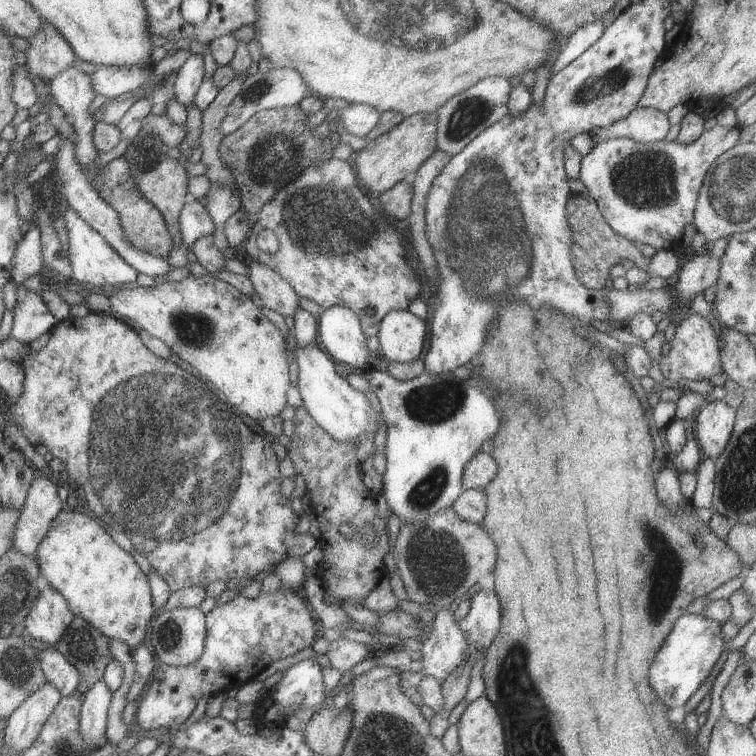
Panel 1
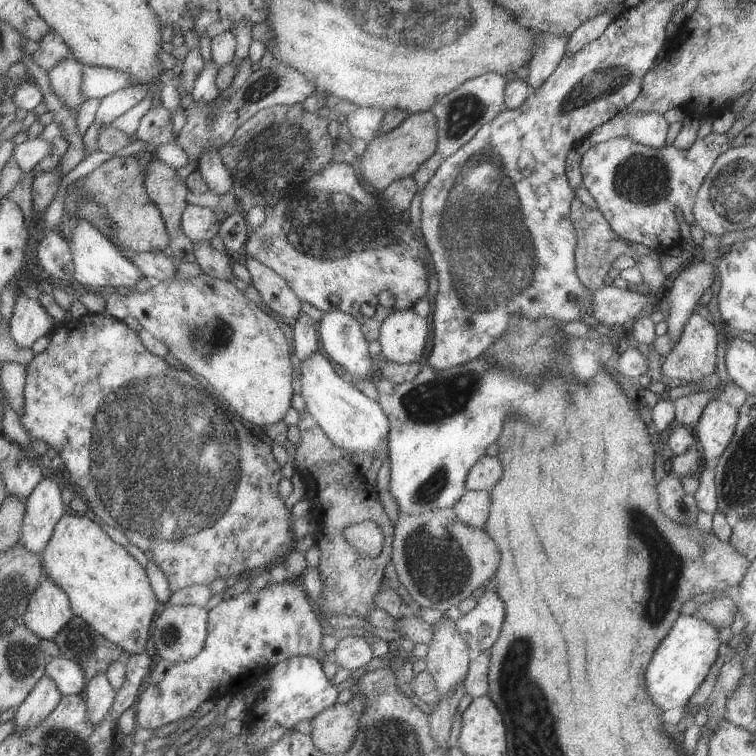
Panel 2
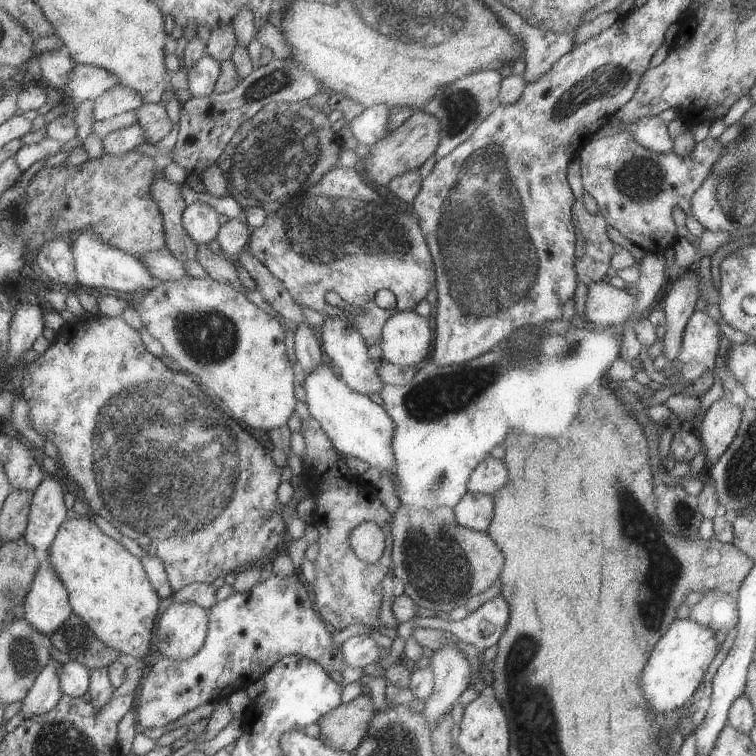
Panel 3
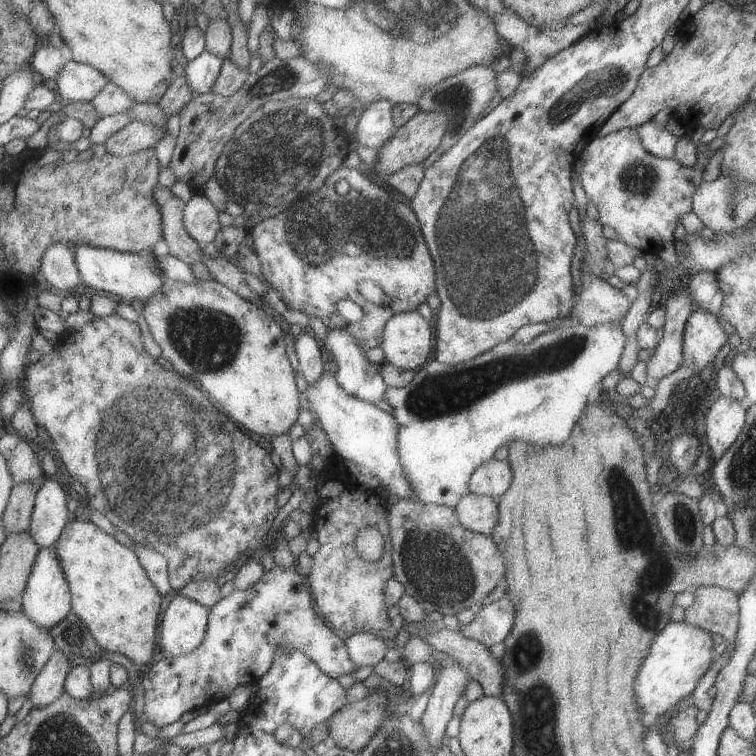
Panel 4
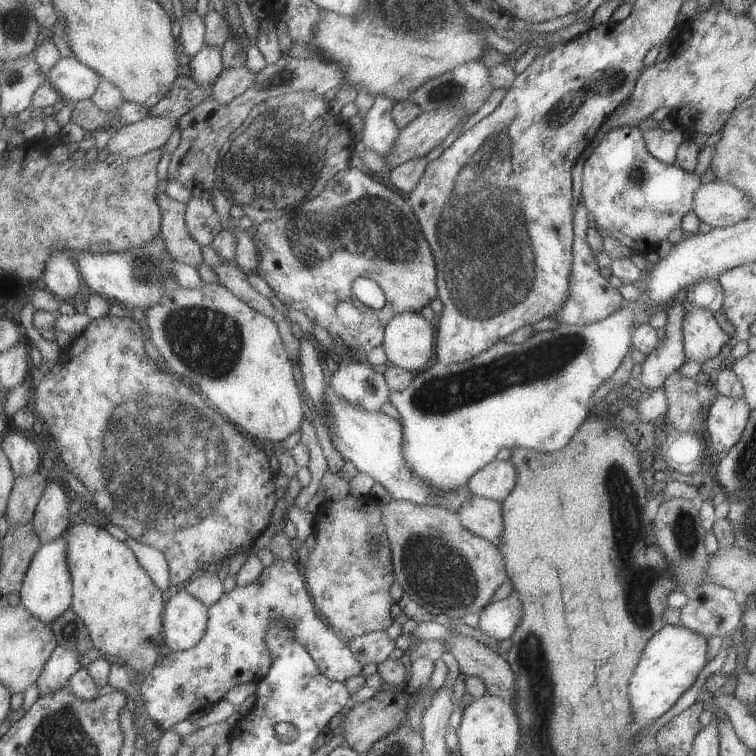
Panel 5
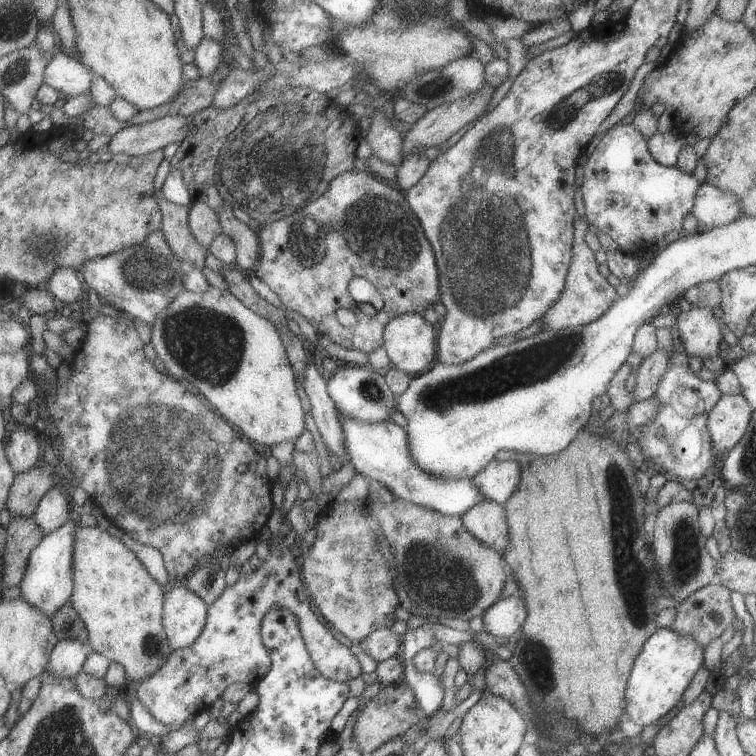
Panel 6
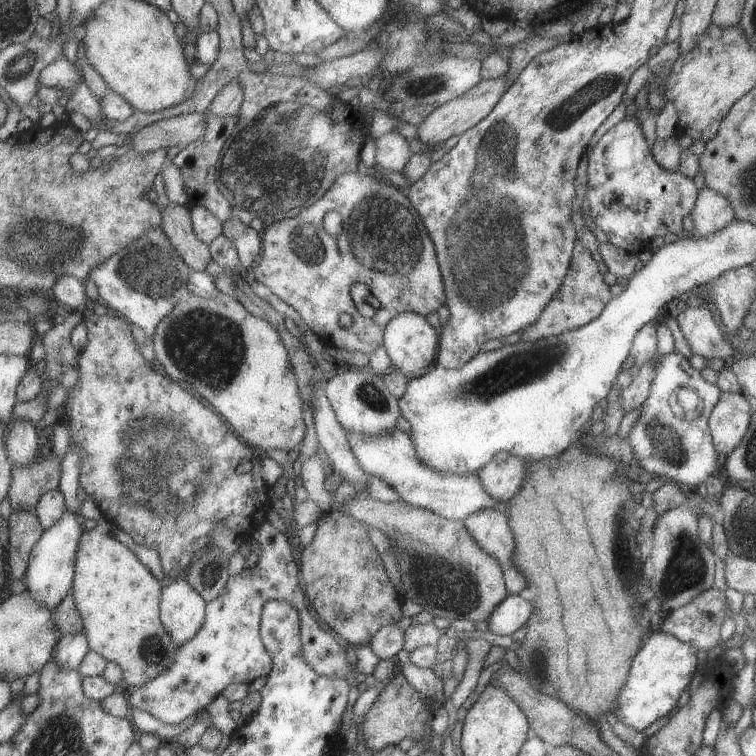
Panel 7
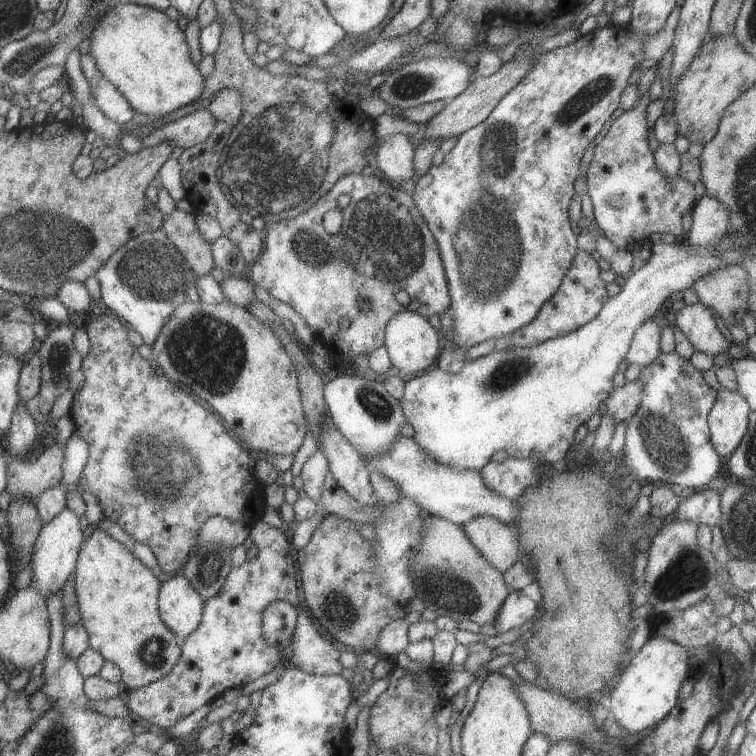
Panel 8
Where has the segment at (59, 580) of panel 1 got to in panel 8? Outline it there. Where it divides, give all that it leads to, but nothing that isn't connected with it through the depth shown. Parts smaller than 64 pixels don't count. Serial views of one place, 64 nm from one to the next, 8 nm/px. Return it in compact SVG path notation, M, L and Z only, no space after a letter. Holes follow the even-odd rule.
M96 528L91 536L82 540L74 576L81 621L88 631L89 646L106 661L120 667L125 691L136 690L166 676L180 660L183 640L162 622L158 604L161 582L154 576L154 572L140 562L122 542Z

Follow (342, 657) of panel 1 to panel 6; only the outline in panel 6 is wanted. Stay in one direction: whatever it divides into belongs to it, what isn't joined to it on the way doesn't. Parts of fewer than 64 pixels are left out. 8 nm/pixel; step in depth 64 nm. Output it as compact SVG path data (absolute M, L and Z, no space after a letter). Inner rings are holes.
M390 628L378 629L370 636L362 638L360 642L353 642L350 650L352 654L366 652L376 662L388 660L400 650L400 635L394 634Z

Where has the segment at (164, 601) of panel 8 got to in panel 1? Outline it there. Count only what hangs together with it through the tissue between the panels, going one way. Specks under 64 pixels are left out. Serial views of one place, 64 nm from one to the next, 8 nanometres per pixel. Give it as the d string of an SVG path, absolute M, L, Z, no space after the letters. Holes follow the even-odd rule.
M200 607L158 611L150 624L150 642L161 662L168 666L185 667L194 664L204 654L206 615Z

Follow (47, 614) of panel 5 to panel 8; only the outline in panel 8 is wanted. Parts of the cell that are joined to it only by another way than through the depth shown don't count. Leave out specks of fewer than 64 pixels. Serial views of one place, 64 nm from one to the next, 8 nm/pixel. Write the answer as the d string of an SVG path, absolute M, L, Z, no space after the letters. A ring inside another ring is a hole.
M66 507L59 512L48 524L42 525L38 538L35 540L34 552L32 554L32 584L38 588L38 592L48 598L50 594L63 592L64 584L68 578L75 573L77 558L84 540L84 520L74 514L70 508Z

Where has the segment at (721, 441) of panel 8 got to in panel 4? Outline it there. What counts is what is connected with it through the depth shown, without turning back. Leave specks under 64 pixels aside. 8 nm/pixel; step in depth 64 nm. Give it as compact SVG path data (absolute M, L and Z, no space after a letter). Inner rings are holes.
M720 397L706 413L706 438L710 446L710 464L718 461L736 442L747 418L747 403Z

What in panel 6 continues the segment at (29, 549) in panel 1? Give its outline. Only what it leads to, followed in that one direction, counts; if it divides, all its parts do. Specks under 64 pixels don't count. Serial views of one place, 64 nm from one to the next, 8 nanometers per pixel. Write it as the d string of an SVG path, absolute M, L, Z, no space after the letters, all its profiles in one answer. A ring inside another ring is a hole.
M58 486L50 488L40 500L34 513L34 520L38 528L42 530L44 536L52 534L54 530L58 530L62 524L66 524L68 519L74 517L71 512L71 505L68 499L62 494L62 490Z

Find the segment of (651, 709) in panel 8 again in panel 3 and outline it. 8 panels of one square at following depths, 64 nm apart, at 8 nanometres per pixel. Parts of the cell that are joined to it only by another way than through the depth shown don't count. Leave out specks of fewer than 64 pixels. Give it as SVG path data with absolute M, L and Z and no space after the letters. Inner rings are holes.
M675 619L658 640L642 672L642 692L654 712L670 712L690 703L719 649L716 632L694 620Z

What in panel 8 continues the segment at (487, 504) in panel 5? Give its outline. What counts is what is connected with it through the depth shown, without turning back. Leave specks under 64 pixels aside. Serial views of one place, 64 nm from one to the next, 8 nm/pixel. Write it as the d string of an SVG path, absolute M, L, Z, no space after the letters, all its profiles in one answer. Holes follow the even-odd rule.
M476 516L462 526L470 542L496 570L504 573L519 559L521 546L515 529L498 518Z

